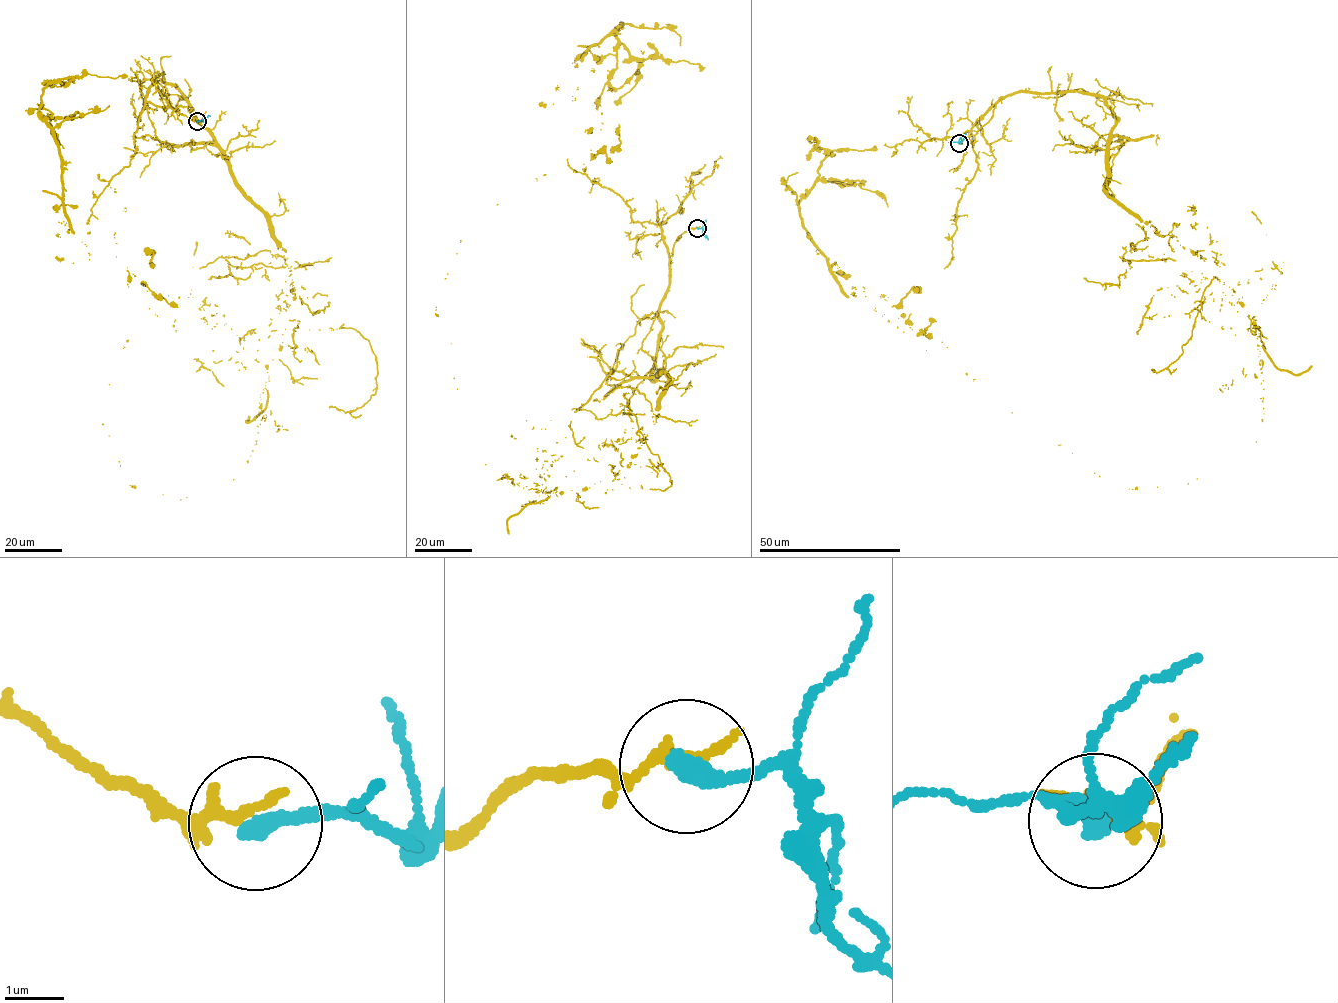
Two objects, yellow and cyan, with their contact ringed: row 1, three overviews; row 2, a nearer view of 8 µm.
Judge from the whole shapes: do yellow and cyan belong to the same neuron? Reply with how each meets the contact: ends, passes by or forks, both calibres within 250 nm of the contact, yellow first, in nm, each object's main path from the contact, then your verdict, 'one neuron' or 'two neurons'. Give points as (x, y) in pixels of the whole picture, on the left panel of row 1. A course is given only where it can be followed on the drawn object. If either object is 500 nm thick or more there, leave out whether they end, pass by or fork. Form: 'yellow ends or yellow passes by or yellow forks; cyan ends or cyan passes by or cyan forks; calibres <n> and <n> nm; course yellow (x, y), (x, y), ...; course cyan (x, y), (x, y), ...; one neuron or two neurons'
yellow passes by; cyan ends; calibres 170 and 340 nm; course yellow (196, 121), (158, 76), (291, 269), (256, 443), (233, 479), (181, 499), (131, 487), (103, 424); course cyan (197, 121), (205, 121), (210, 116); two neurons

